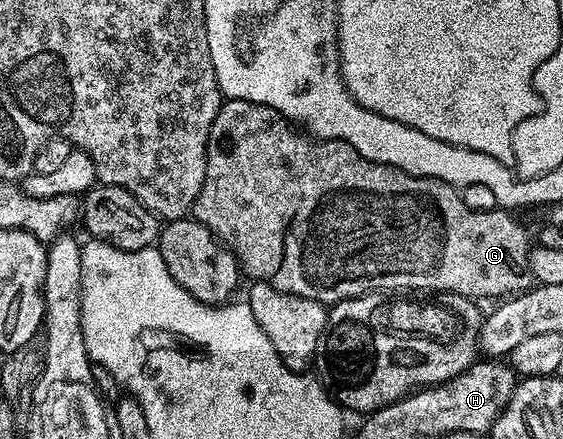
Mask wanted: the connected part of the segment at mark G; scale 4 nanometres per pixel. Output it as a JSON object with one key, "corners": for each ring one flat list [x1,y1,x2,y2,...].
{"corners":[[225,98,214,117,214,125,210,125,208,148,204,156,206,157,206,177,202,181,202,189,196,198,195,219,202,225,206,225,206,229,210,229,213,235,231,251,232,256,240,264,241,272,247,278,249,275,249,280,268,283,276,291,331,305,373,293,435,293,437,291,453,291,456,295,467,295,473,301,481,301,480,299,488,299,491,295,508,297,513,293,527,291,533,286,532,271,528,268,530,250,528,235,518,220,508,216,511,214,507,210,475,211,474,208,468,207,467,201,460,196,463,194,449,183,443,183,440,179,411,175,388,163,370,161,362,157,358,149,354,149,352,142,347,143,342,139,317,141,297,130,282,113,270,109,270,105]]}

